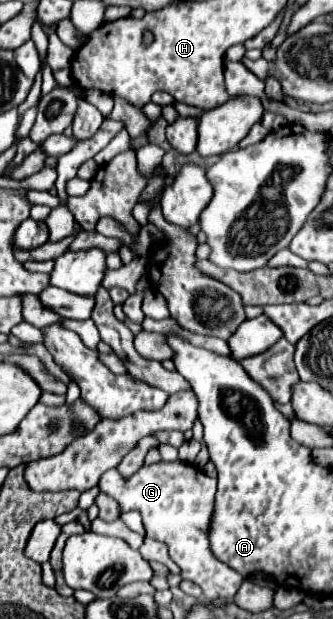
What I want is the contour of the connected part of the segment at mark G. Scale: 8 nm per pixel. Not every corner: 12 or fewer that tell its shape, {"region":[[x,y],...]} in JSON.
{"region":[[182,461],[116,469],[98,487],[140,511],[182,579],[232,599],[242,575],[206,541],[216,479]]}

